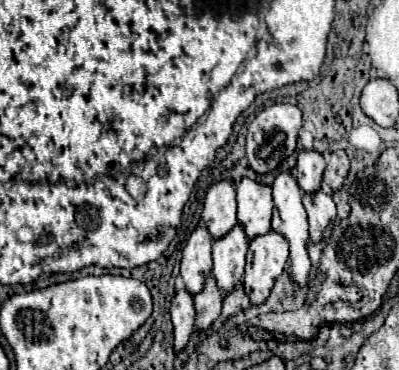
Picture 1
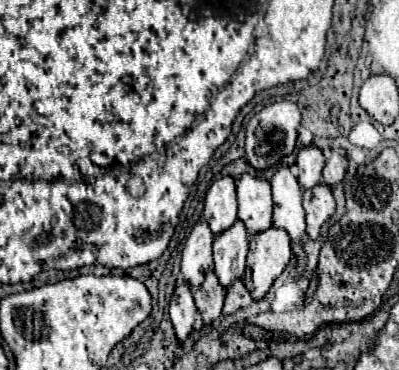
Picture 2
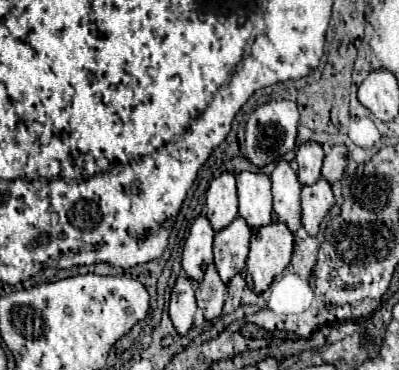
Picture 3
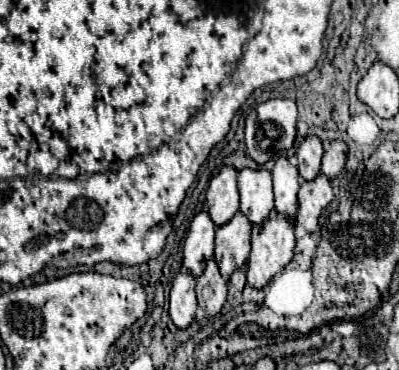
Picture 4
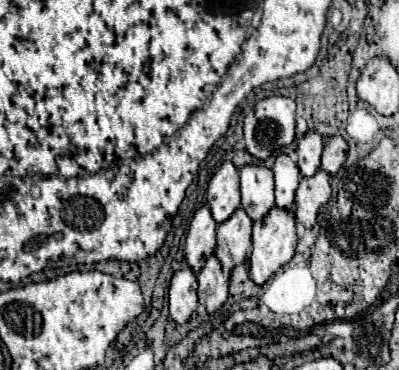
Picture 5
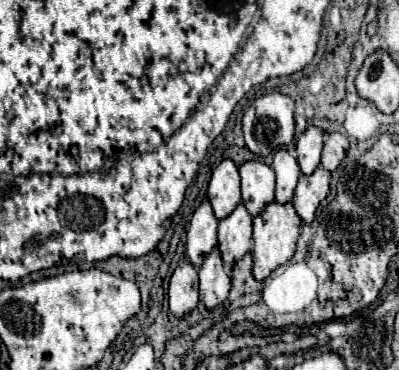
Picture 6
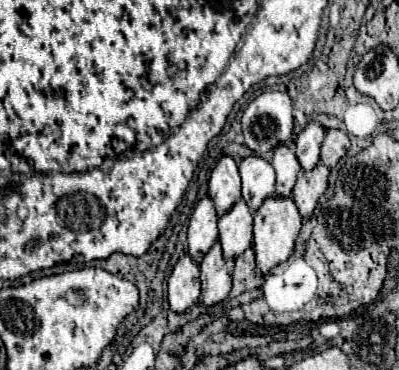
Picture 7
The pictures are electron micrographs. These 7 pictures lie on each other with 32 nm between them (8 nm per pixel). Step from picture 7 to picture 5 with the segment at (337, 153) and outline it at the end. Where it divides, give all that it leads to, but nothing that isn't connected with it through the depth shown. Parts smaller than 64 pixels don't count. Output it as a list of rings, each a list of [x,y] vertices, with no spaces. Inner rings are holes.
[[[330,136],[326,138],[324,152],[322,152],[322,168],[328,174],[336,174],[338,168],[344,164],[348,152],[348,142],[344,136]]]

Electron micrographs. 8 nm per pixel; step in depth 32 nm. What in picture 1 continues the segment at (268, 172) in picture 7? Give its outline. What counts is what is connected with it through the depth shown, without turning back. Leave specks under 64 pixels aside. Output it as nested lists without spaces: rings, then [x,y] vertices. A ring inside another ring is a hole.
[[[244,176],[236,184],[238,222],[244,226],[248,238],[260,236],[270,230],[272,220],[272,188]]]

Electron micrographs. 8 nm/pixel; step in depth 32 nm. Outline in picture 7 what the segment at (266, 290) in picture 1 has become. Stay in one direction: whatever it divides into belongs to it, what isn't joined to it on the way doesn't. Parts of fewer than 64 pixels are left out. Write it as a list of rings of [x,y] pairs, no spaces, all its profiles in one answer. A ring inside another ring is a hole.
[[[268,196],[254,214],[254,250],[256,250],[256,268],[260,274],[266,274],[272,266],[290,258],[294,250],[294,240],[300,232],[302,216],[292,200],[292,196]]]

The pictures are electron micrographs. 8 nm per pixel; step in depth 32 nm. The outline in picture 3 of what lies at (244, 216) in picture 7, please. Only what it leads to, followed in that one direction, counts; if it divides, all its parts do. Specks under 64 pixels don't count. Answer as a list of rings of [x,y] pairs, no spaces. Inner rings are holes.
[[[236,216],[232,224],[216,232],[214,264],[224,282],[228,282],[234,274],[244,270],[248,246],[250,246],[250,226],[242,216]]]

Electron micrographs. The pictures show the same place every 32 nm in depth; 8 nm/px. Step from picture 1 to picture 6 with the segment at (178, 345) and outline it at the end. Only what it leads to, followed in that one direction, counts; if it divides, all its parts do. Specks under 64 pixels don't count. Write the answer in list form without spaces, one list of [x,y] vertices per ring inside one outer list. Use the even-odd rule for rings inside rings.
[[[186,260],[184,266],[178,266],[170,278],[170,312],[178,318],[186,316],[192,308],[198,306],[198,292],[198,270],[194,264],[190,264],[190,260]]]

